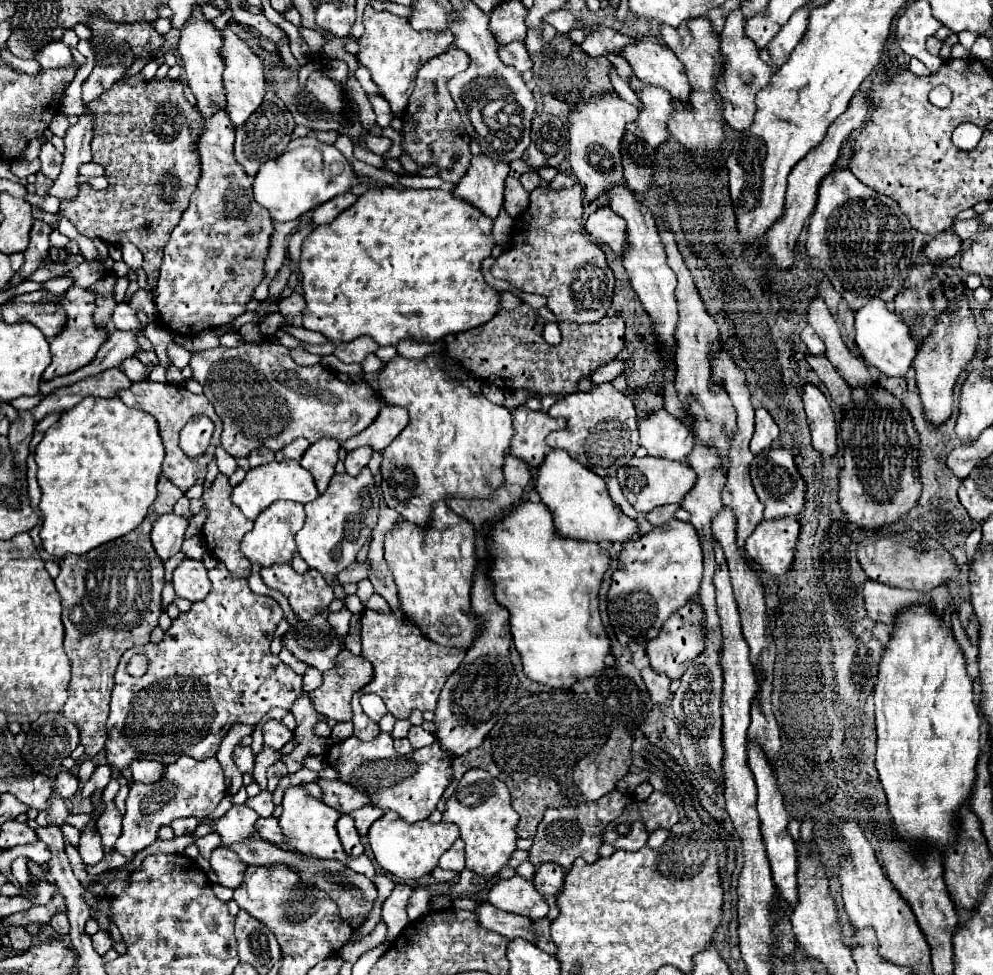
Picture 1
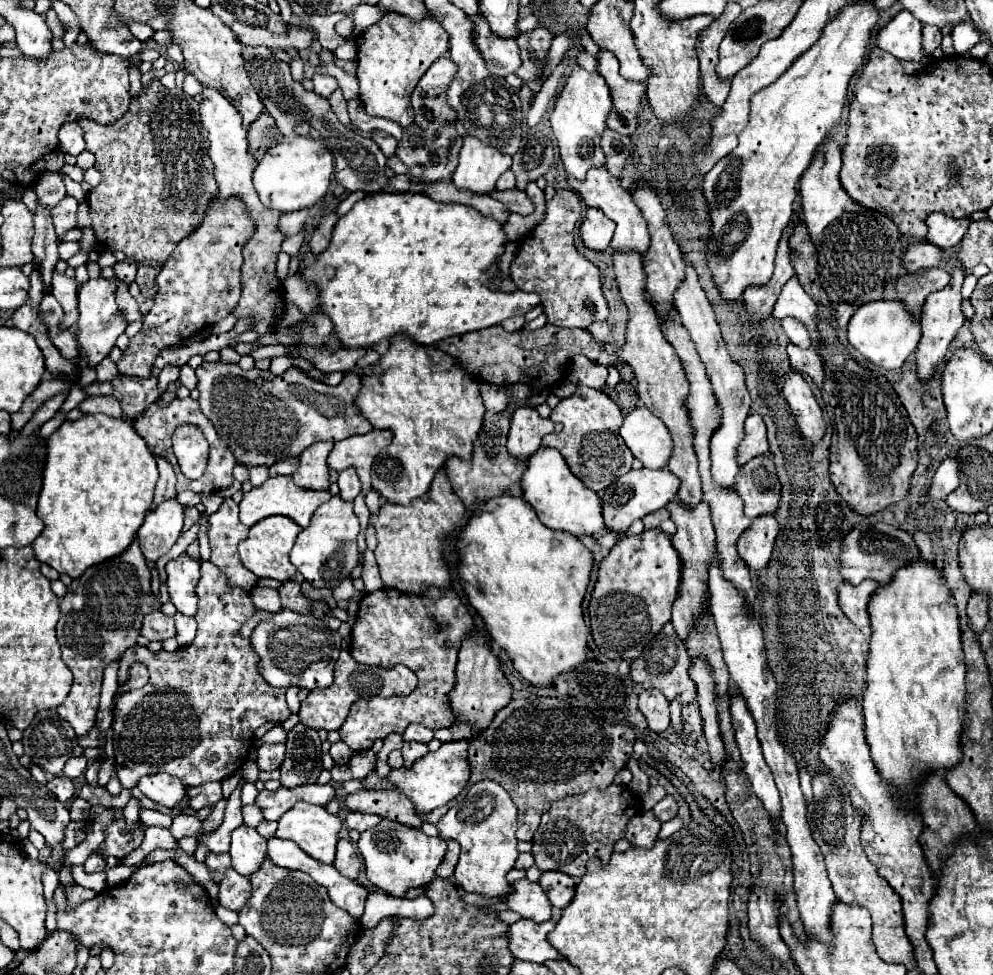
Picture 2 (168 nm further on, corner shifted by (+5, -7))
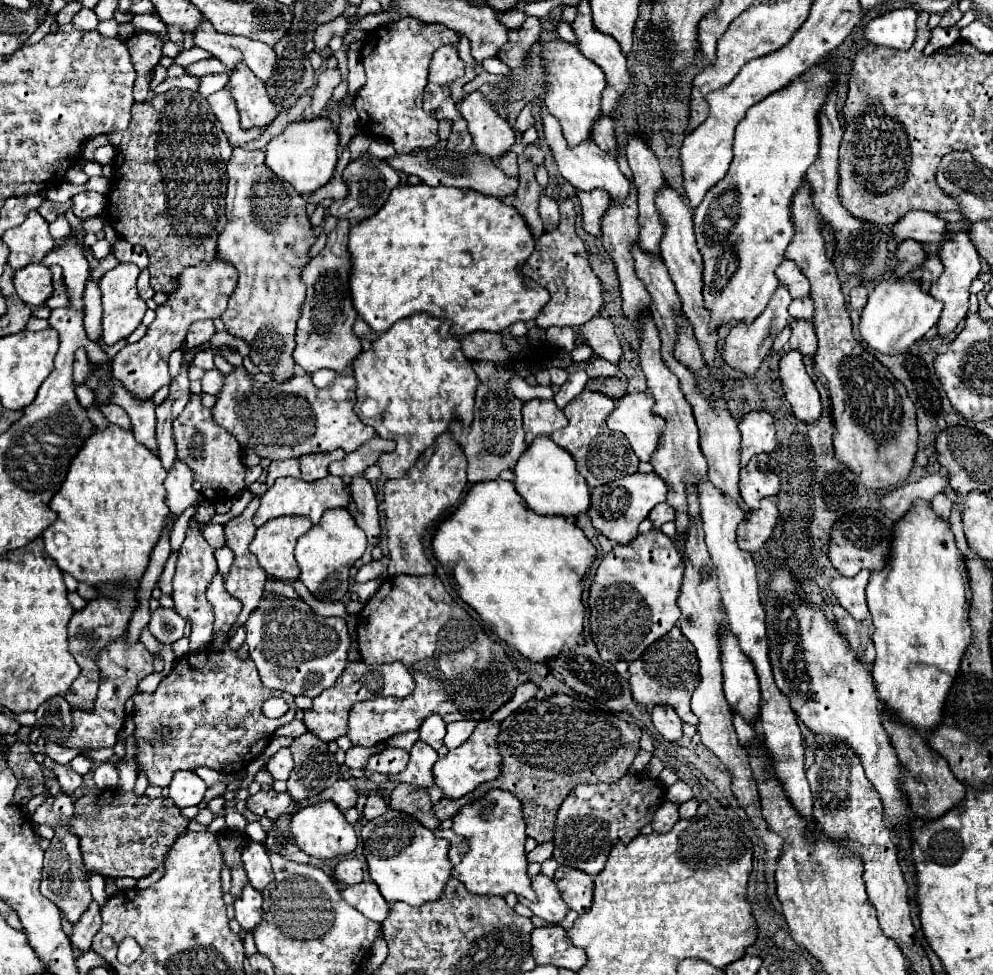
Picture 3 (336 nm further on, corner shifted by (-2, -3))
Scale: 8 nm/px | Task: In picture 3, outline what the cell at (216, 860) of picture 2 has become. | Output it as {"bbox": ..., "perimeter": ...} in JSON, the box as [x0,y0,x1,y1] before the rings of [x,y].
{"bbox":[230,866,248,896],"perimeter":[[[240,866],[240,868],[234,868],[232,870],[232,888],[230,892],[234,896],[240,896],[242,894],[242,888],[248,884],[248,876],[246,876],[246,870]]]}

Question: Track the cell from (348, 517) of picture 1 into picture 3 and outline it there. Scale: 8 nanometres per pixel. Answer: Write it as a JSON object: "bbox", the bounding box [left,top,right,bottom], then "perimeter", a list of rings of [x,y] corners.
{"bbox":[296,508,366,600],"perimeter":[[[344,508],[326,512],[318,524],[314,524],[304,536],[298,538],[296,562],[300,566],[302,584],[312,592],[316,600],[342,600],[342,596],[348,592],[350,568],[362,558],[366,546],[366,536],[364,532],[360,532],[350,512],[344,512]]]}

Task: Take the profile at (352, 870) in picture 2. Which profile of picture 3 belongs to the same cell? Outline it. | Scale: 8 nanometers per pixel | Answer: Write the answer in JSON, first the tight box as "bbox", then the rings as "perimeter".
{"bbox":[334,856,362,886],"perimeter":[[[346,856],[344,860],[338,860],[334,872],[340,886],[354,886],[362,882],[362,862],[356,856]]]}

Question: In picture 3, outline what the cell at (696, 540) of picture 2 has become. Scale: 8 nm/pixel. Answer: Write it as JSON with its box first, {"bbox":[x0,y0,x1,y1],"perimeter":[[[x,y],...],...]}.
{"bbox":[638,312,708,538],"perimeter":[[[644,312],[644,316],[640,318],[638,336],[640,336],[640,350],[638,350],[640,366],[642,366],[644,376],[646,376],[648,392],[654,398],[652,414],[660,416],[666,422],[664,432],[662,432],[660,442],[658,442],[658,448],[656,448],[656,454],[652,454],[650,462],[654,466],[654,472],[668,484],[668,500],[666,502],[676,510],[676,520],[674,522],[676,522],[678,538],[682,538],[688,524],[690,524],[688,502],[686,502],[688,494],[686,494],[684,484],[686,482],[696,484],[698,480],[704,480],[706,474],[708,474],[708,466],[706,466],[706,460],[704,460],[704,456],[700,452],[700,446],[698,446],[698,428],[696,428],[692,408],[686,402],[686,398],[682,396],[678,378],[672,372],[668,372],[668,368],[666,368],[666,364],[664,364],[664,360],[660,356],[660,336],[658,336],[658,328],[654,326],[654,320],[652,320],[650,312]]]}

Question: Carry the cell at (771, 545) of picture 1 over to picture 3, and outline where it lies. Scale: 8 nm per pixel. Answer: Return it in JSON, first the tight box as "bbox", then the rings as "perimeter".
{"bbox":[738,500,778,552],"perimeter":[[[762,500],[760,508],[750,512],[744,522],[738,526],[738,540],[740,548],[746,552],[756,552],[762,544],[770,538],[772,528],[778,518],[778,508],[774,500]]]}

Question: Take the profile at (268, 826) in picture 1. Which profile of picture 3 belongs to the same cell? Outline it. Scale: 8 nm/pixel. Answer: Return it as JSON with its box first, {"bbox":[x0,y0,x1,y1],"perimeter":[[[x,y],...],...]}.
{"bbox":[340,882,390,922],"perimeter":[[[360,882],[352,888],[340,888],[340,894],[348,904],[352,904],[370,920],[384,922],[390,912],[390,904],[384,900],[384,896],[380,896],[380,890],[372,882]]]}

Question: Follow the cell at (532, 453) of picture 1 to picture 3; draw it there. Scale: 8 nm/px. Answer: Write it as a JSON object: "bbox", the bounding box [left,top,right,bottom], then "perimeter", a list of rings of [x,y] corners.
{"bbox":[522,400,568,444],"perimeter":[[[528,400],[522,406],[526,444],[536,436],[550,436],[554,430],[560,430],[568,424],[564,412],[554,404],[554,400]]]}

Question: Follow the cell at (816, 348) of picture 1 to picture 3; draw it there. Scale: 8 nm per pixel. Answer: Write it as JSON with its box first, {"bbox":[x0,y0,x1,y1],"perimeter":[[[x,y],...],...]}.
{"bbox":[788,298,814,318],"perimeter":[[[798,298],[798,300],[792,300],[790,306],[788,306],[788,312],[792,318],[812,318],[814,314],[814,306],[812,306],[812,300],[810,298]]]}

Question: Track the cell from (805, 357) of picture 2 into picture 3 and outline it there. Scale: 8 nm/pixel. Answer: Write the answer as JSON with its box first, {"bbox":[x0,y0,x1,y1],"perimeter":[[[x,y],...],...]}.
{"bbox":[790,320,816,356],"perimeter":[[[792,320],[790,322],[790,348],[800,350],[804,356],[814,356],[816,352],[816,334],[810,320]]]}

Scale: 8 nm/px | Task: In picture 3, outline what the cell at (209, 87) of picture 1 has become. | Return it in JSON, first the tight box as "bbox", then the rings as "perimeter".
{"bbox":[218,148,316,382],"perimeter":[[[234,148],[232,160],[228,162],[228,192],[226,192],[226,216],[228,224],[218,238],[218,258],[230,262],[238,272],[238,284],[228,300],[226,312],[220,316],[226,332],[242,338],[250,346],[250,360],[254,366],[272,374],[276,382],[286,382],[294,376],[294,330],[302,314],[306,298],[306,286],[302,284],[302,268],[310,262],[310,248],[316,242],[316,230],[310,226],[306,216],[306,200],[292,188],[292,184],[278,178],[264,164],[262,150]]]}

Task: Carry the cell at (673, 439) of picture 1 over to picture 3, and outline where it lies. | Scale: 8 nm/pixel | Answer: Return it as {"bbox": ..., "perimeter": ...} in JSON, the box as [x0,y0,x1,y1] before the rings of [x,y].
{"bbox":[606,392,664,462],"perimeter":[[[626,392],[606,416],[606,426],[624,434],[638,460],[648,462],[662,436],[664,420],[652,414],[652,396],[648,392]]]}

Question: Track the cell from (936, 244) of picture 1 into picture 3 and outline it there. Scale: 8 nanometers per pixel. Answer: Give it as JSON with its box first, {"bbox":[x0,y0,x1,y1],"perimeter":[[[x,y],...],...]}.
{"bbox":[892,240,926,278],"perimeter":[[[904,240],[896,248],[896,266],[892,268],[892,272],[896,276],[904,278],[912,268],[916,268],[918,264],[922,264],[924,258],[926,258],[926,252],[924,252],[924,248],[922,248],[920,242]]]}

